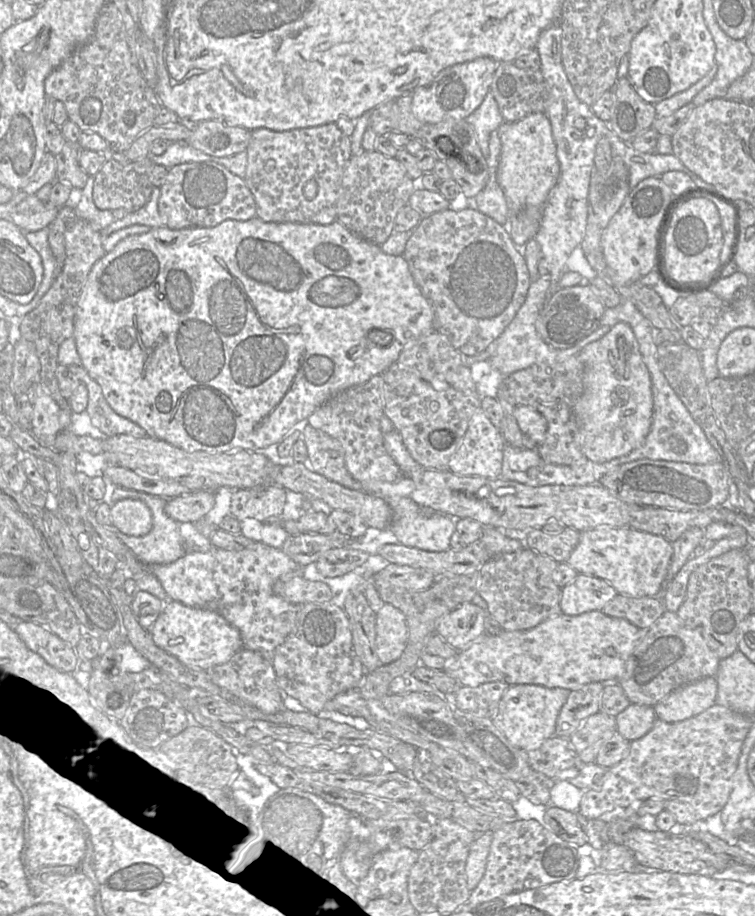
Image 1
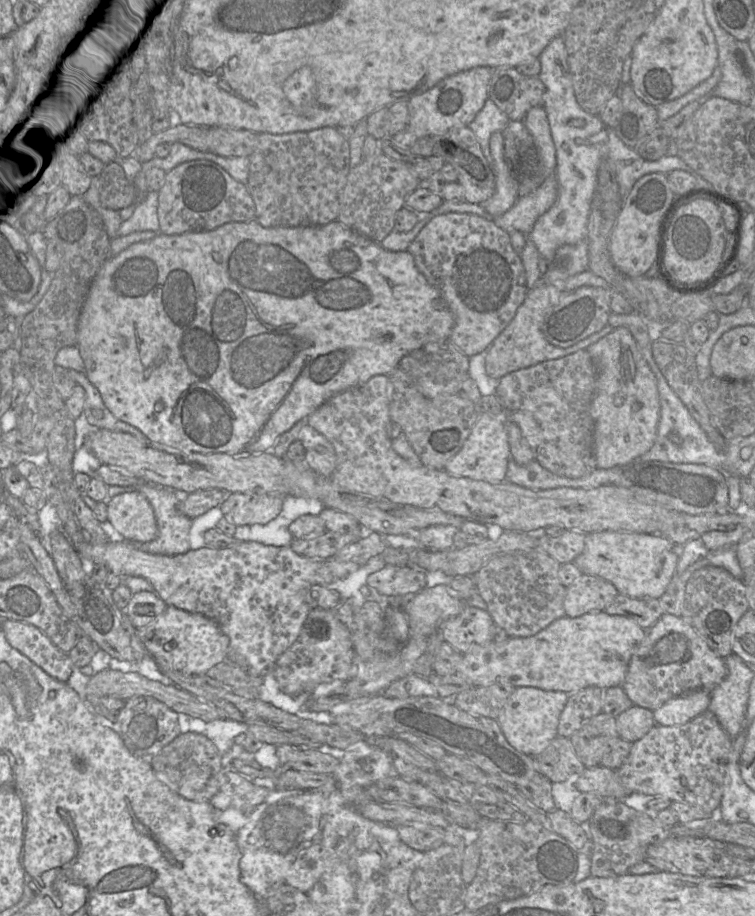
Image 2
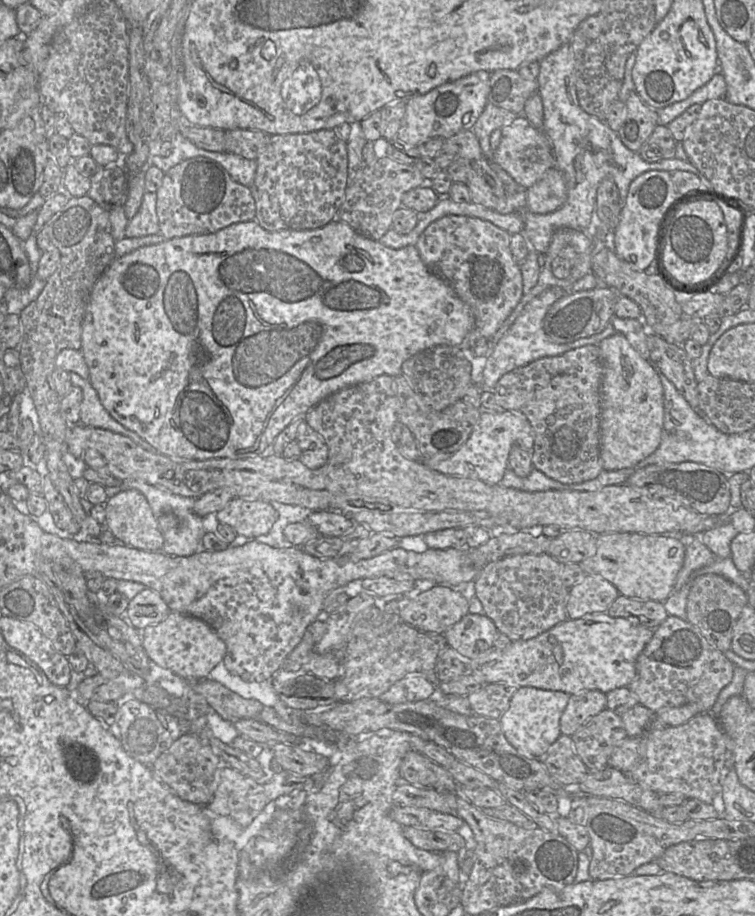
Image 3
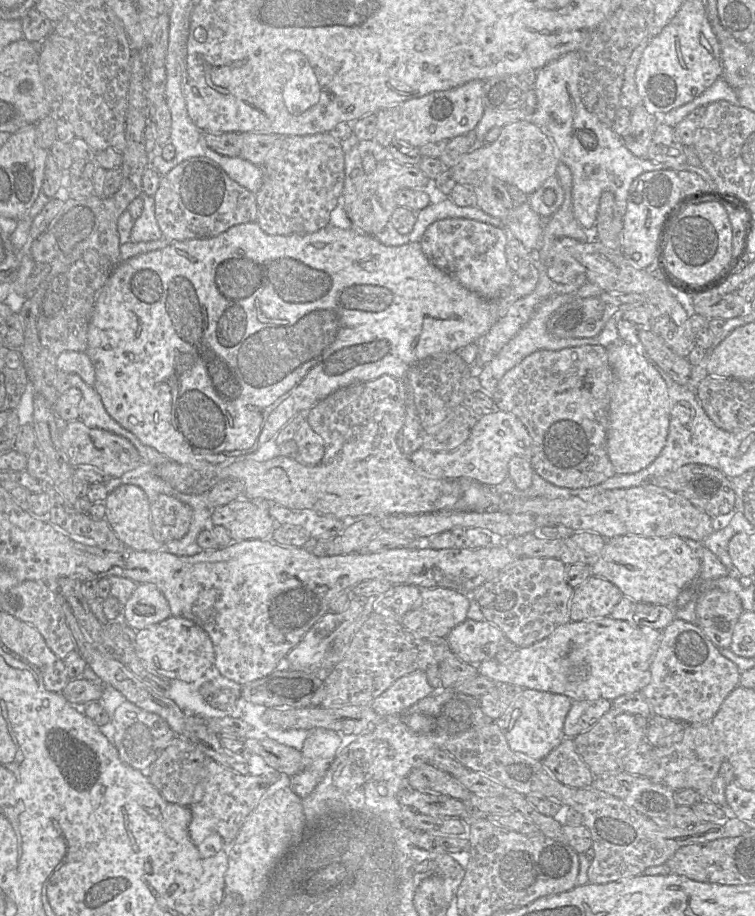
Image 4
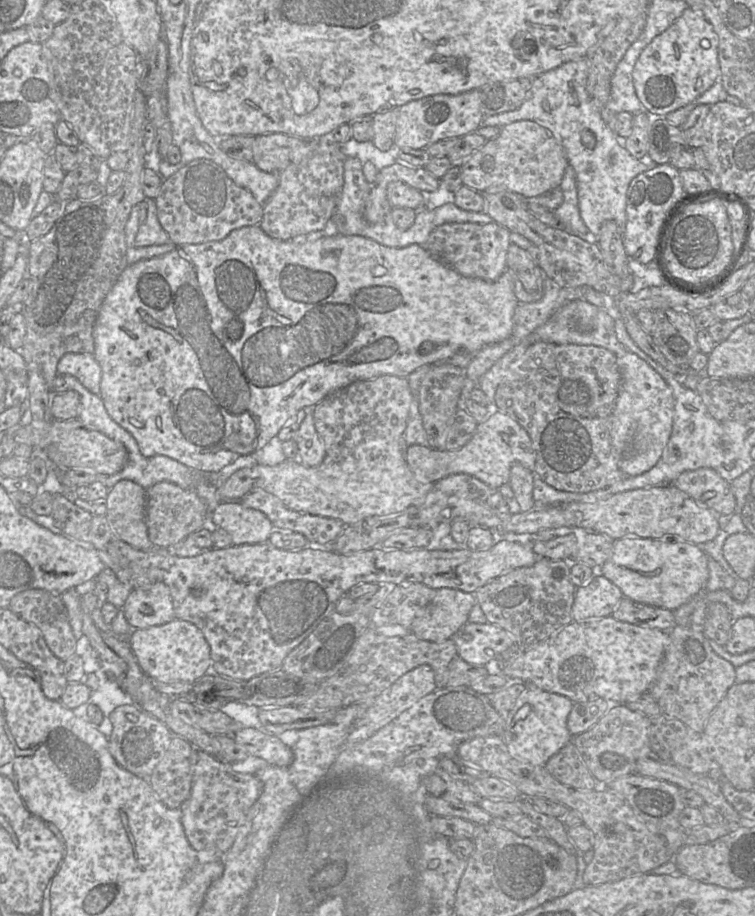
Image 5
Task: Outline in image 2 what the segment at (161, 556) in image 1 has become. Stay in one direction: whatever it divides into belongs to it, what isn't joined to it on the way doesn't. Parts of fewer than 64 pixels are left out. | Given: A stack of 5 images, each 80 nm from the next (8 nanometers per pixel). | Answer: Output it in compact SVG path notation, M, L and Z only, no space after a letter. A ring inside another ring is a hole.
M143 482L141 485L135 486L108 486L106 494L112 499L118 494L132 491L139 491L146 496L153 507L158 525L158 536L153 541L144 543L132 542L132 544L136 548L151 554L173 556L188 552L190 550L189 534L192 519L179 510L179 503L185 494L189 493L176 492L166 487Z

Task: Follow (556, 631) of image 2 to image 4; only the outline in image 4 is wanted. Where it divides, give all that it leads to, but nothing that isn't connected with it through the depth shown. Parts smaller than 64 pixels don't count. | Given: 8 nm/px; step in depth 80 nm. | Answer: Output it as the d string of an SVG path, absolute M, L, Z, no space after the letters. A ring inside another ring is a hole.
M609 615L592 620L571 620L541 641L519 648L506 661L491 659L476 665L478 675L497 683L564 694L573 701L600 698L613 701L619 696L640 692L650 682L650 665L661 637L662 631L658 629L634 626Z

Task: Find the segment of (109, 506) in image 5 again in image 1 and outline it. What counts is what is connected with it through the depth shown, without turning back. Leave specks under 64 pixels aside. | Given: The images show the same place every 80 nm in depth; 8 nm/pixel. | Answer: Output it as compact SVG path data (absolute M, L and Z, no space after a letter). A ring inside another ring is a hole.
M125 498L116 501L110 508L111 525L129 536L144 536L153 527L149 507L139 499Z

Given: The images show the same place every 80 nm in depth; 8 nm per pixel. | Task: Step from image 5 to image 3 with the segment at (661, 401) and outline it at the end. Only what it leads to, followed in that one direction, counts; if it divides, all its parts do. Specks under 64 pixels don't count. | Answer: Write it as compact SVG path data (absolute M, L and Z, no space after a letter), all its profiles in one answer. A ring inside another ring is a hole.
M616 332L603 339L600 349L603 377L600 386L600 459L604 470L634 467L651 455L661 441L664 420L663 386L651 365L632 347L626 337Z

